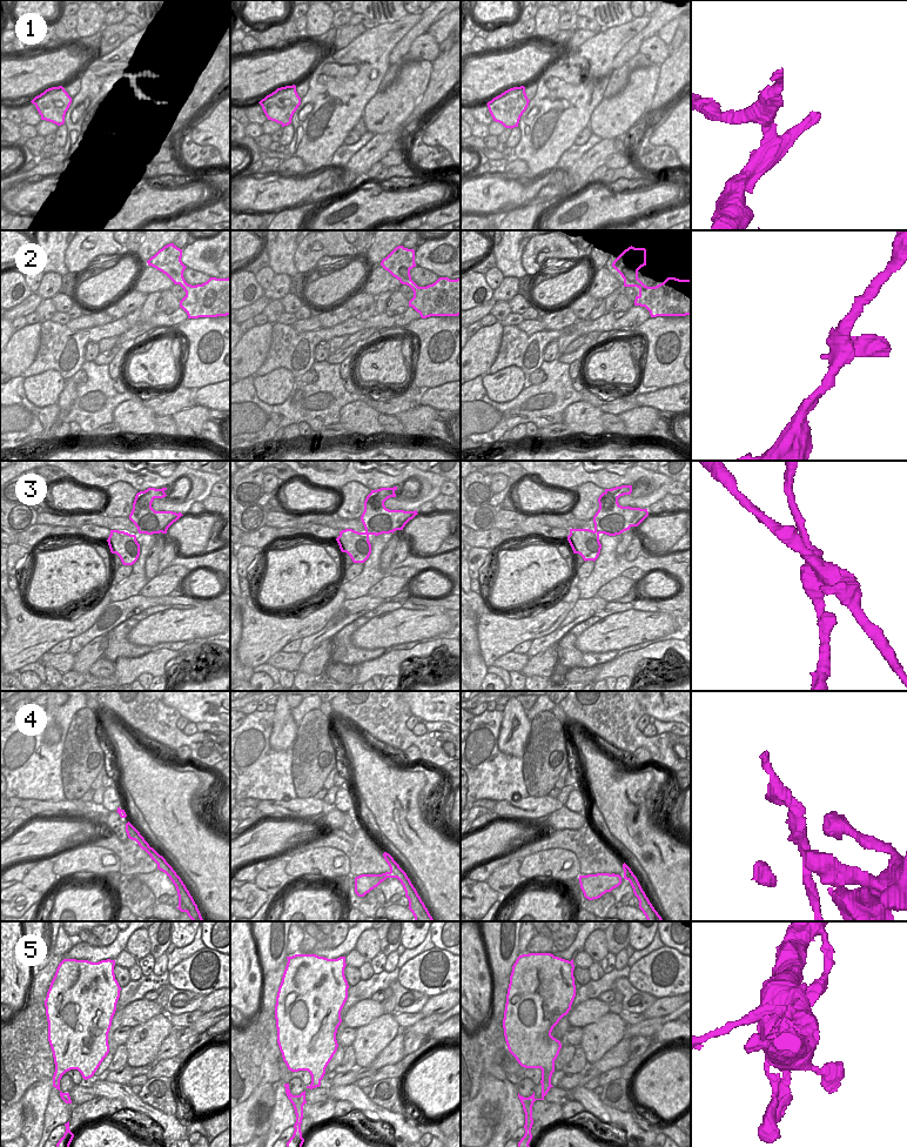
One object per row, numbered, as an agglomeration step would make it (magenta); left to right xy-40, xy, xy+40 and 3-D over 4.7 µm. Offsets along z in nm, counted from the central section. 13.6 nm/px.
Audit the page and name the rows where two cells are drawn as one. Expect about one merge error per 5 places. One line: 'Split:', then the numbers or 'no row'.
Split: 1, 3.

